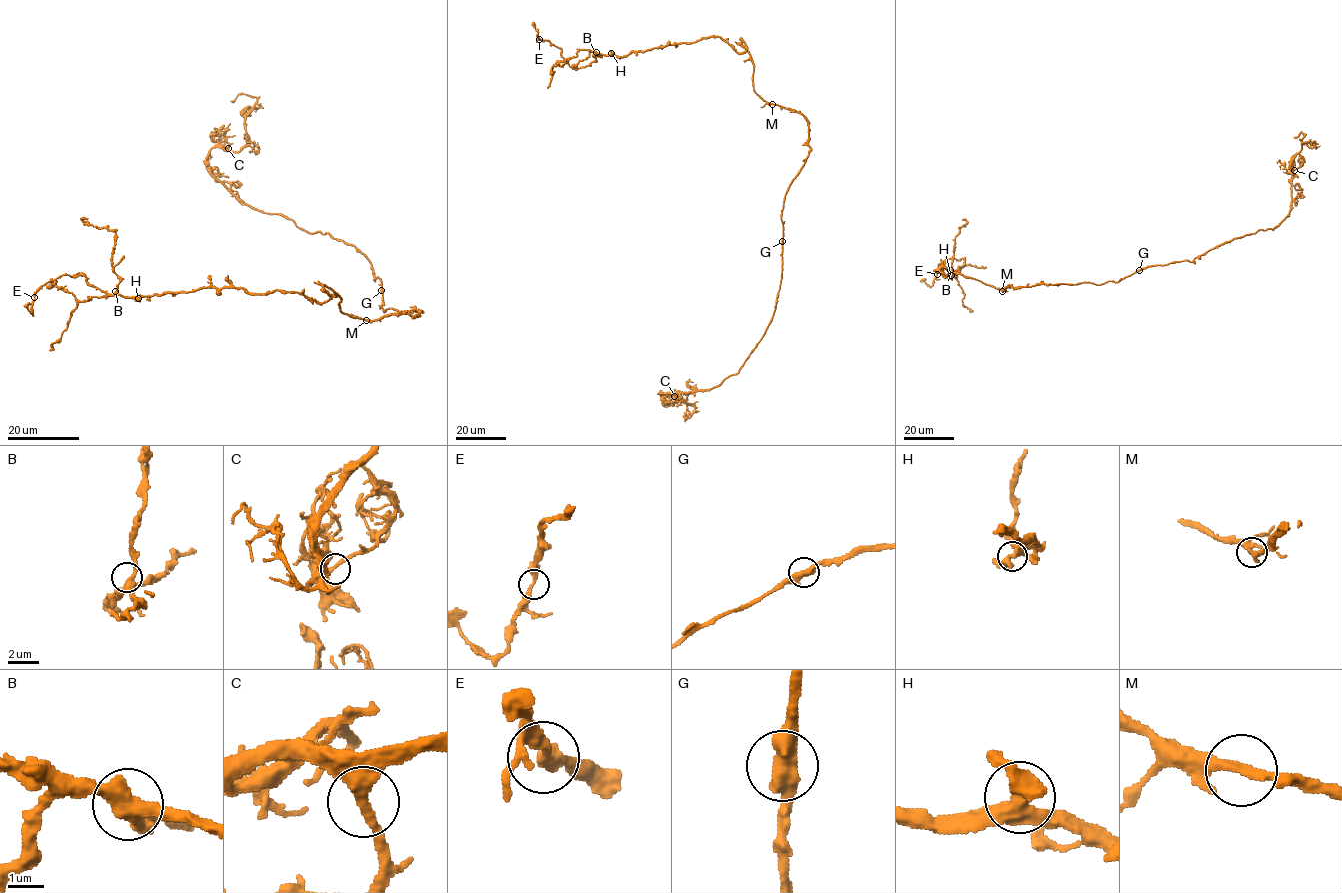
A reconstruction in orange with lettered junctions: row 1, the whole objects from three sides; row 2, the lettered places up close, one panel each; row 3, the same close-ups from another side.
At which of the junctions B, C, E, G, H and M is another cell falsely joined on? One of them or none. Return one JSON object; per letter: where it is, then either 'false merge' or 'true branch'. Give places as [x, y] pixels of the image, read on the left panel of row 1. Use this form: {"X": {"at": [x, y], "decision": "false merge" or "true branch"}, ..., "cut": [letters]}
{"B": {"at": [115, 291], "decision": "true branch"}, "C": {"at": [228, 148], "decision": "true branch"}, "E": {"at": [34, 297], "decision": "true branch"}, "G": {"at": [381, 290], "decision": "true branch"}, "H": {"at": [138, 298], "decision": "true branch"}, "M": {"at": [366, 320], "decision": "true branch"}, "cut": []}

